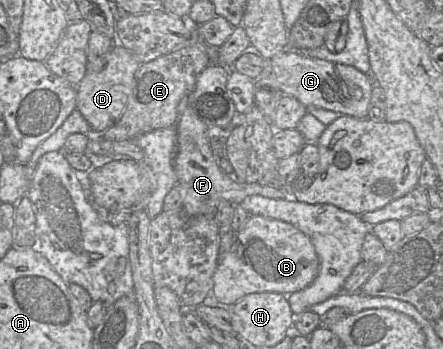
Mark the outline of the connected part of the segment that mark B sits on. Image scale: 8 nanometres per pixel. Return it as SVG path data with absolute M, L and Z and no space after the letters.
M249 215L244 227L235 233L230 250L219 259L213 275L211 295L223 307L231 307L251 293L292 294L312 283L318 275L319 265L313 243L292 224L260 215Z

